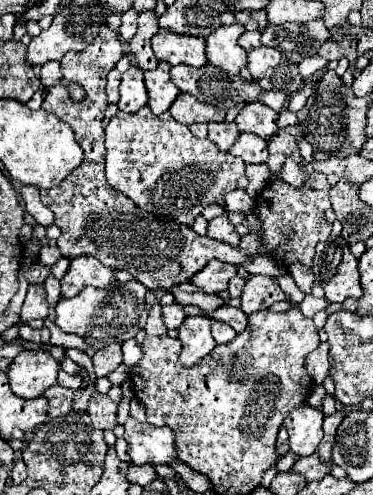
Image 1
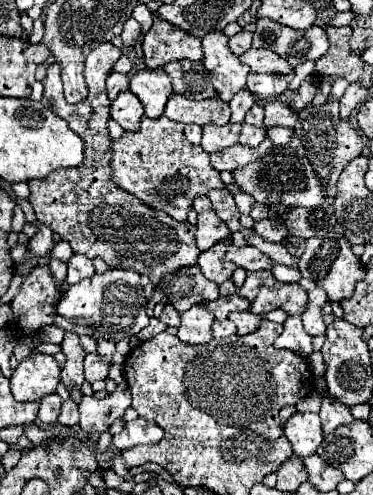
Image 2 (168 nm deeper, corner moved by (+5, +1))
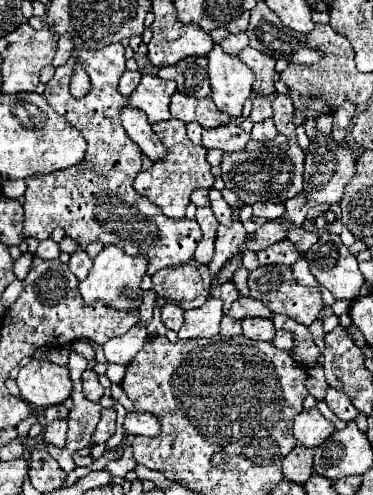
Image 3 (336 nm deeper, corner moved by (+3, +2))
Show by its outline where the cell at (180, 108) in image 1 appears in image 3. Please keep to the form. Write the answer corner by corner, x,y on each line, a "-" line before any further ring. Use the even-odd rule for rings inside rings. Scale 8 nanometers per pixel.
180,92
172,94
170,112
174,118
178,118
182,122
198,122
204,128
224,126
226,122
232,120
232,116
228,116
216,108
212,98
198,100
194,96
184,96

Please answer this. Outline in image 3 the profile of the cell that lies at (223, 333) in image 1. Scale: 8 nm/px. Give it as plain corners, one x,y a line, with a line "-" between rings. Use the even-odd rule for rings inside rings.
224,316
220,322
220,334
222,336
238,336
238,334
242,334
242,326
238,320

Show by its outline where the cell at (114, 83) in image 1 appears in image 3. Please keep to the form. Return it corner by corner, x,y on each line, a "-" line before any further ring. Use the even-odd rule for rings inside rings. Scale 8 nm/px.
124,72
122,74
122,78
120,78
120,82
118,82
118,92
122,94
122,96
130,96
130,92
134,92
134,88
138,86
138,80
142,78
142,74
140,72

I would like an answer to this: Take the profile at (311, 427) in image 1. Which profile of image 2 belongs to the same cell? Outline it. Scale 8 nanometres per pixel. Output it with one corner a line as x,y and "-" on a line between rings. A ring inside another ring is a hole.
294,413
284,425
284,433
298,457
314,455
324,437
318,413

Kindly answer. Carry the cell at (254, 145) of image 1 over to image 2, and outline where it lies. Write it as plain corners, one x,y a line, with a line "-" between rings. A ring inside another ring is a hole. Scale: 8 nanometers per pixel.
242,125
240,133
240,143
248,147
258,147
266,137
266,127
252,127
252,125

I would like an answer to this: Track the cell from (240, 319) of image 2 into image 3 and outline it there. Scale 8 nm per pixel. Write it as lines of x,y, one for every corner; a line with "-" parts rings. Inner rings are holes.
244,318
242,330
242,334
252,340
272,340
276,334
274,324
268,318

